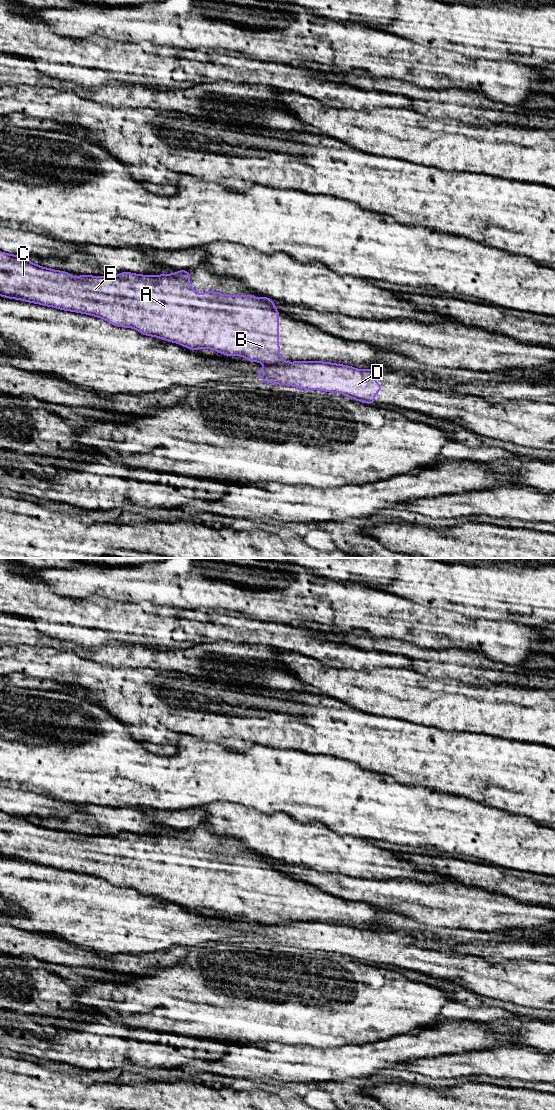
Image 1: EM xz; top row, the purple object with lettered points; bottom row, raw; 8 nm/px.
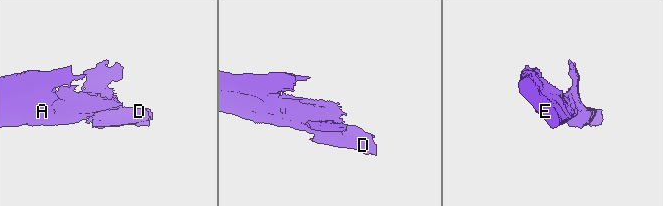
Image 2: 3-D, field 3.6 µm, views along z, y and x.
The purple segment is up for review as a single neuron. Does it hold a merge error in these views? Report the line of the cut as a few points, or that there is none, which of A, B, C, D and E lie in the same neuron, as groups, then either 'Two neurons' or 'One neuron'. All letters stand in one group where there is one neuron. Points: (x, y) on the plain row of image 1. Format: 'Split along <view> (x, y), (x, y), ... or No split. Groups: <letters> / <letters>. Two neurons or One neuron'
Split along xz (284, 921), (264, 924). Groups: A B C E / D. Two neurons

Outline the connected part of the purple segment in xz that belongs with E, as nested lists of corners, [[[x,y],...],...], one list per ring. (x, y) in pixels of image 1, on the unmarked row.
[[[0,811],[0,856],[5,858],[17,859],[36,863],[44,866],[62,869],[64,871],[73,871],[92,875],[108,881],[117,887],[127,887],[136,889],[138,892],[146,896],[154,896],[162,900],[180,904],[190,910],[198,910],[200,908],[213,909],[227,916],[244,916],[248,921],[261,922],[263,924],[284,923],[279,912],[279,875],[280,872],[274,867],[274,860],[268,857],[254,857],[252,855],[223,855],[216,851],[202,851],[202,870],[198,870],[198,850],[190,847],[190,832],[186,830],[178,830],[174,834],[163,835],[140,835],[129,832],[121,832],[117,836],[103,837],[78,835],[73,838],[71,833],[49,829],[40,825],[31,823],[26,817],[20,815],[12,815]]]

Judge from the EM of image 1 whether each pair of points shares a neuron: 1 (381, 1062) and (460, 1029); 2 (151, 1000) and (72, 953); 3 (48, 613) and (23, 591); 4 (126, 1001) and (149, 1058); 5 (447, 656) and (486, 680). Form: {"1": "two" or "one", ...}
{"1": "one", "2": "two", "3": "one", "4": "two", "5": "one"}

